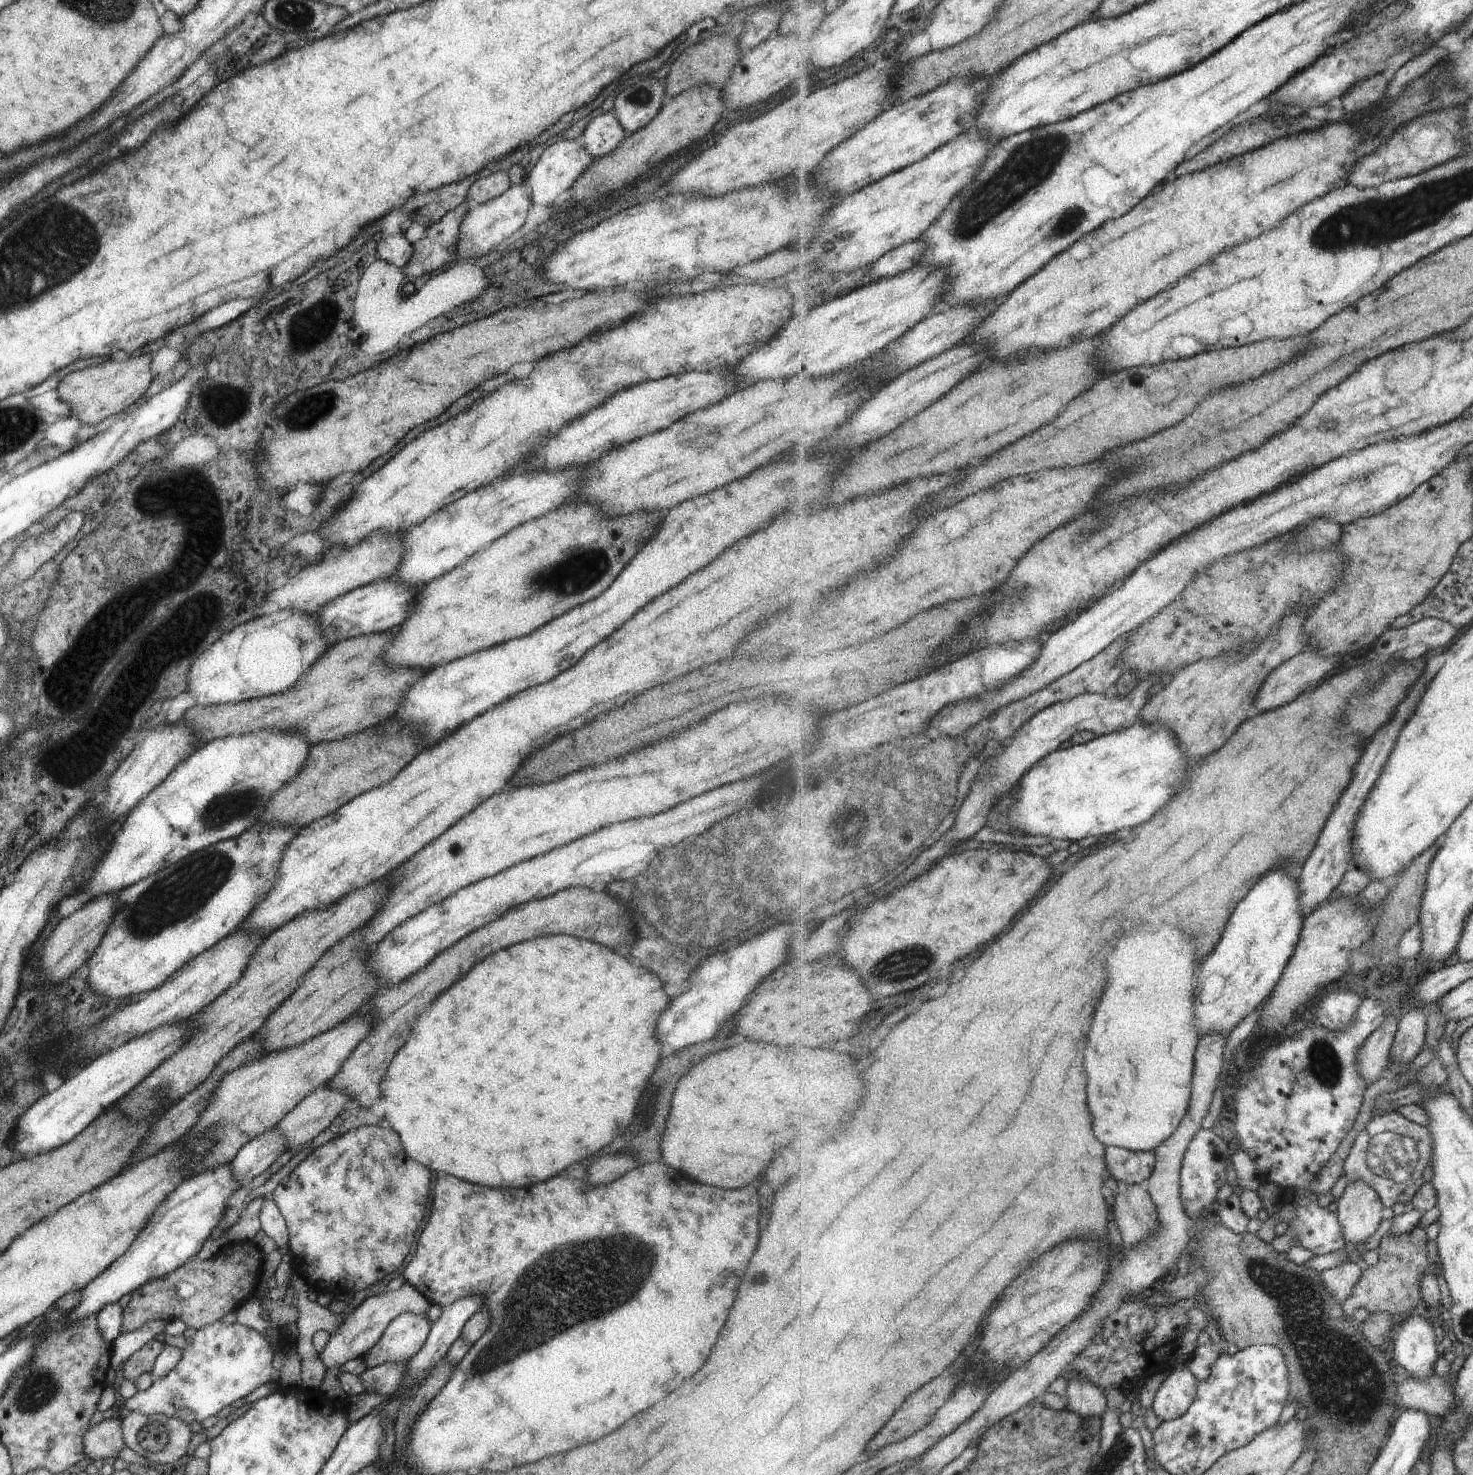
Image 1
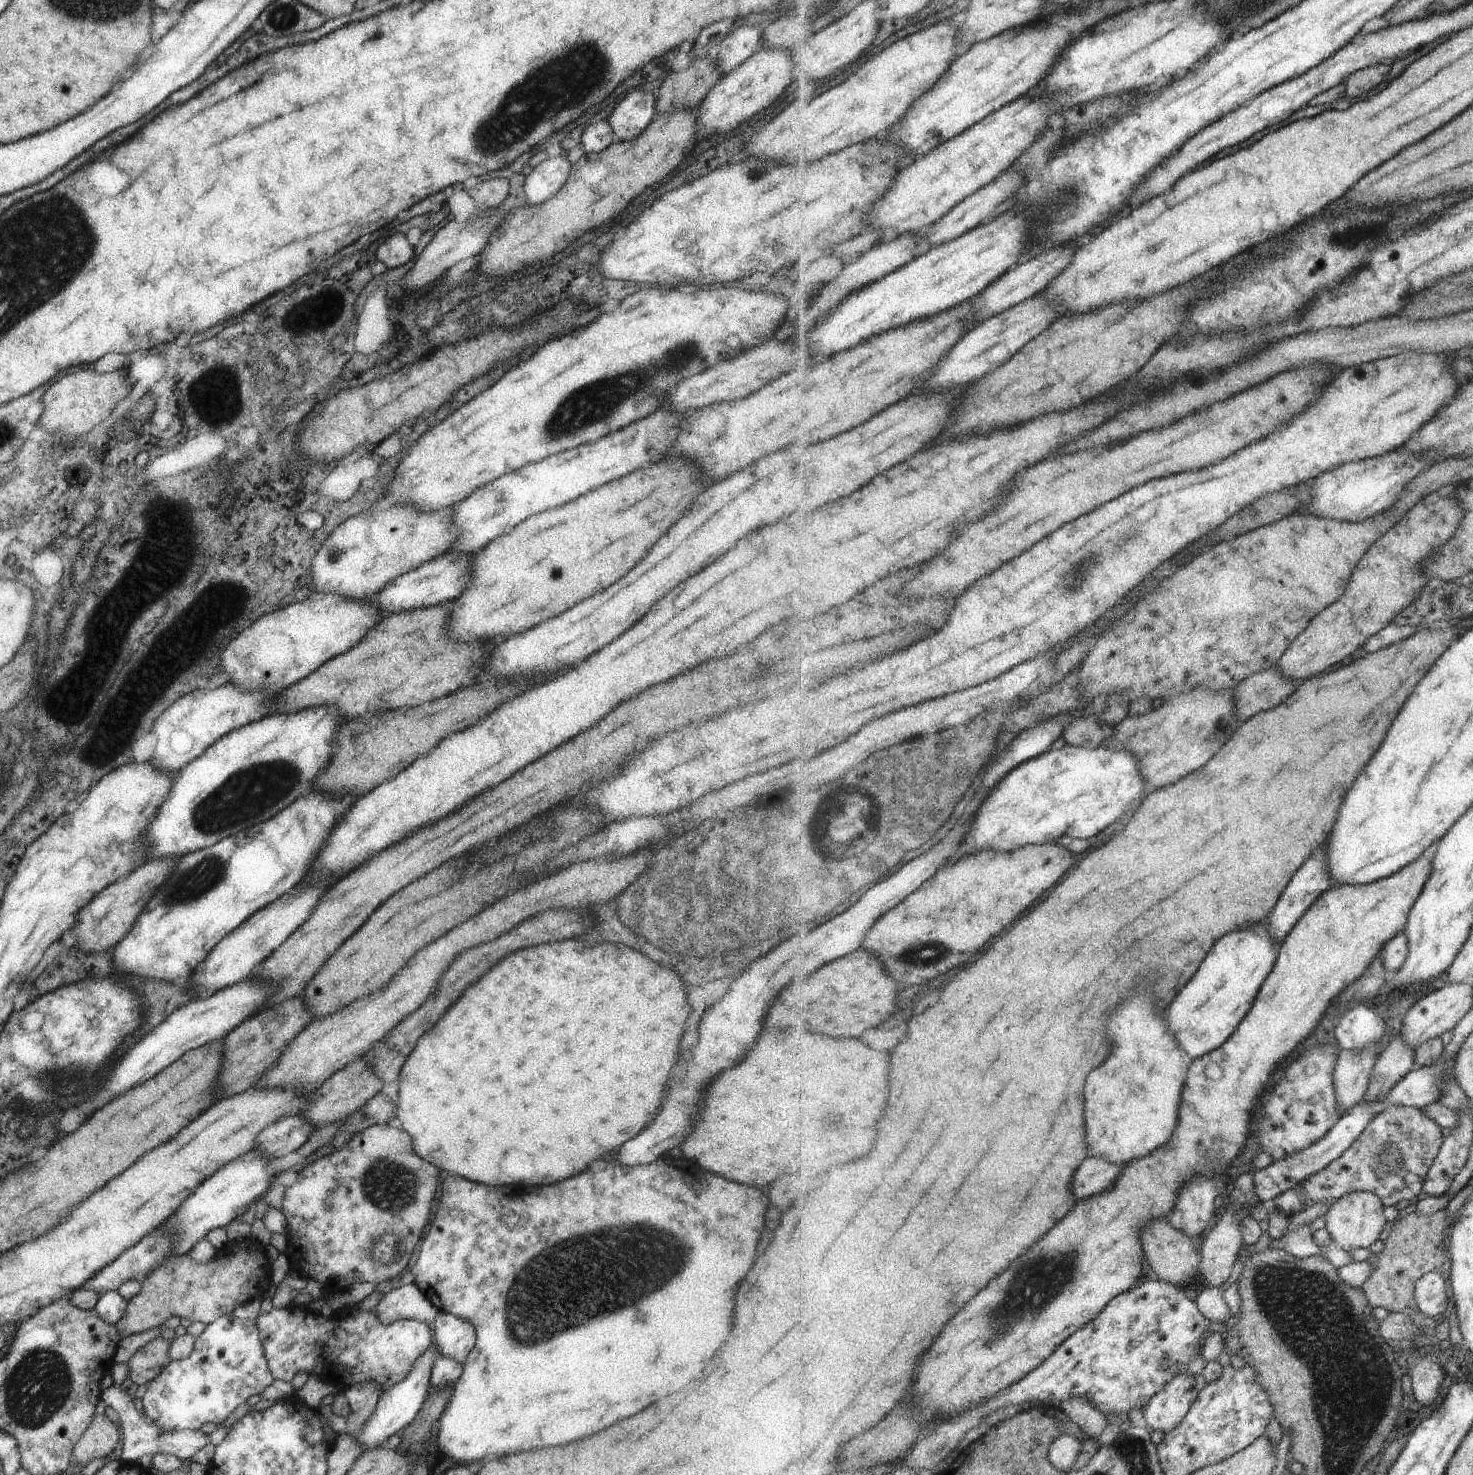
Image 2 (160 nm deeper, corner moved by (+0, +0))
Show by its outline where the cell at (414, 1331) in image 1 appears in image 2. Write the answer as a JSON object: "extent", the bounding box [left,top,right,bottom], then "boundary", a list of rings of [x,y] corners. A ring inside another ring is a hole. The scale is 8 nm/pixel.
{"extent":[253,1303,432,1394],"boundary":[[[292,1303],[279,1309],[271,1309],[264,1314],[258,1314],[253,1322],[258,1328],[264,1355],[274,1379],[290,1382],[297,1372],[305,1372],[308,1376],[323,1378],[332,1385],[341,1384],[342,1389],[361,1381],[372,1381],[380,1387],[380,1394],[403,1380],[414,1360],[432,1344],[432,1329],[427,1323],[415,1319],[403,1319],[383,1325],[372,1310],[361,1310],[353,1305],[347,1306],[346,1309],[342,1307],[332,1312],[330,1318],[323,1319],[307,1304]]]}

